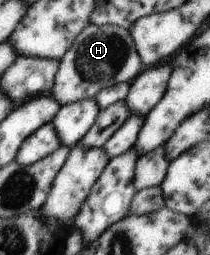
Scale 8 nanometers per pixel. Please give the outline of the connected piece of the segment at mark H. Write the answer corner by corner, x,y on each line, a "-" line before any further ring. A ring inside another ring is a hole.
89,23
63,54
53,79
50,95
60,106
83,99
93,99
102,88
129,83
143,66
134,47
130,32
117,25

